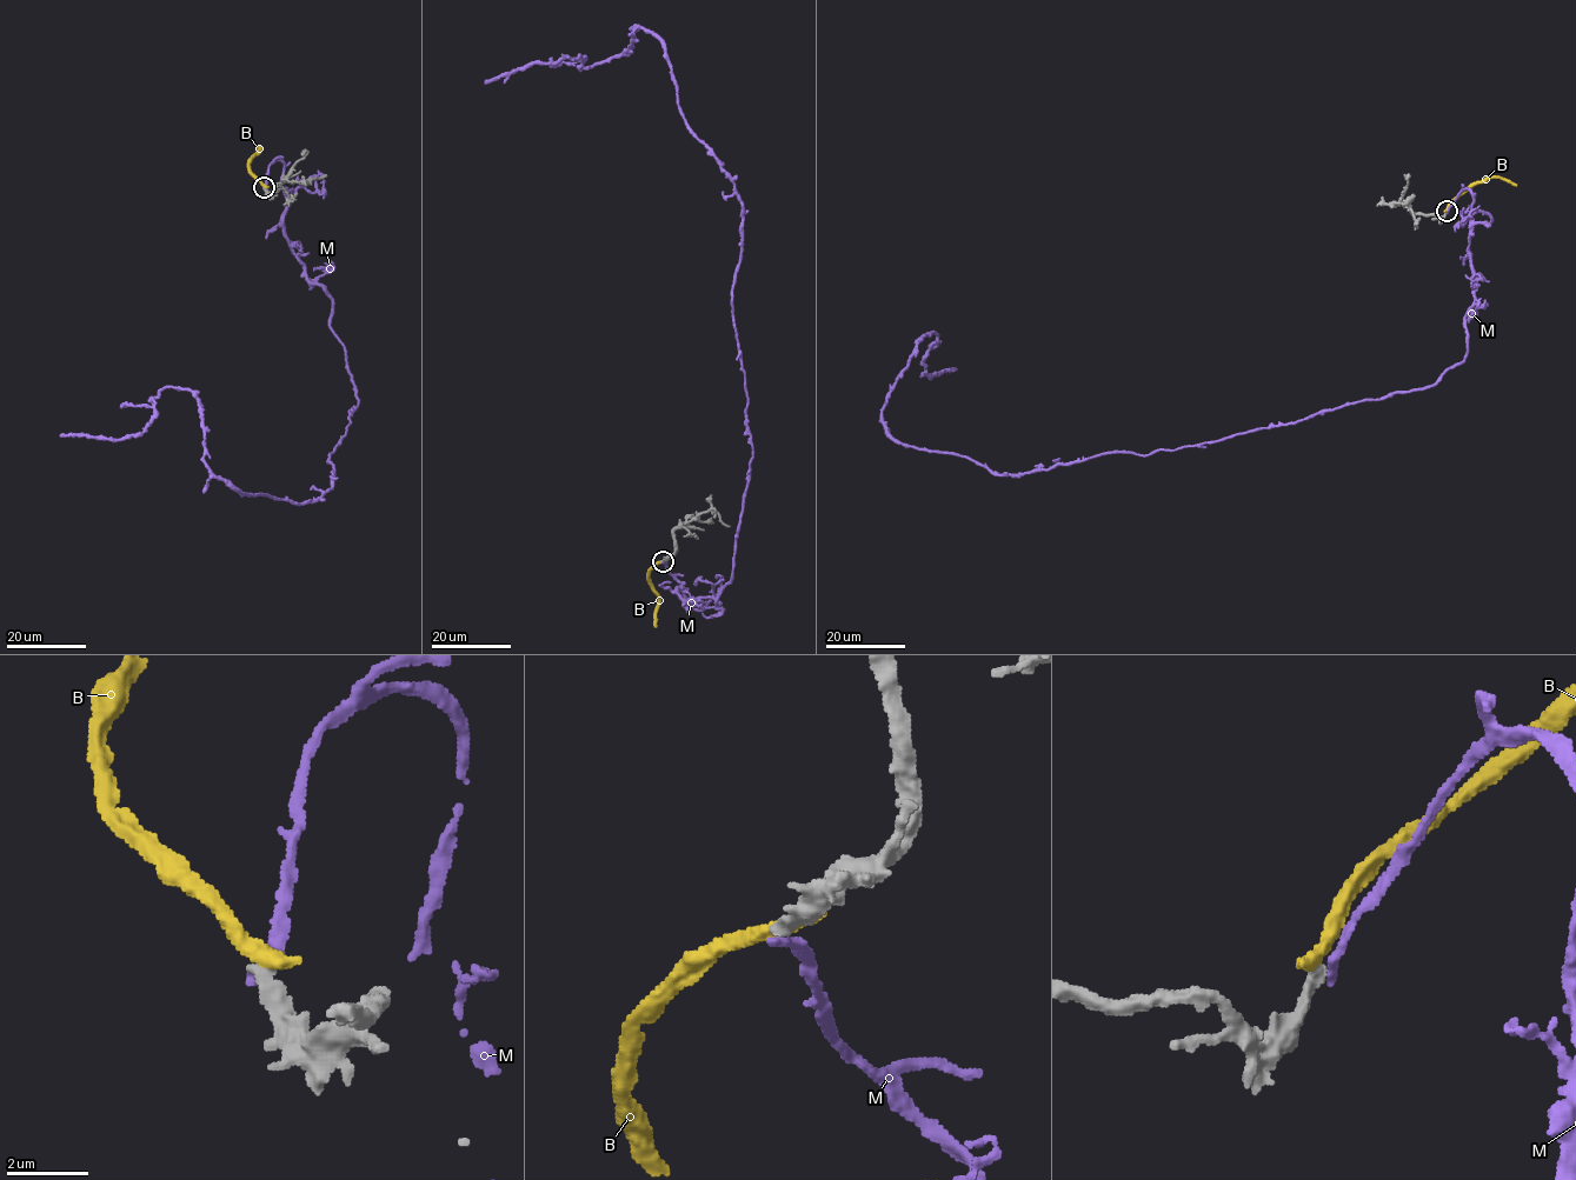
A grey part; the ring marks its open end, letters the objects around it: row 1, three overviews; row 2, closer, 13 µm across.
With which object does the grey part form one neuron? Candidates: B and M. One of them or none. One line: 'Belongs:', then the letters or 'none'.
Belongs: none

